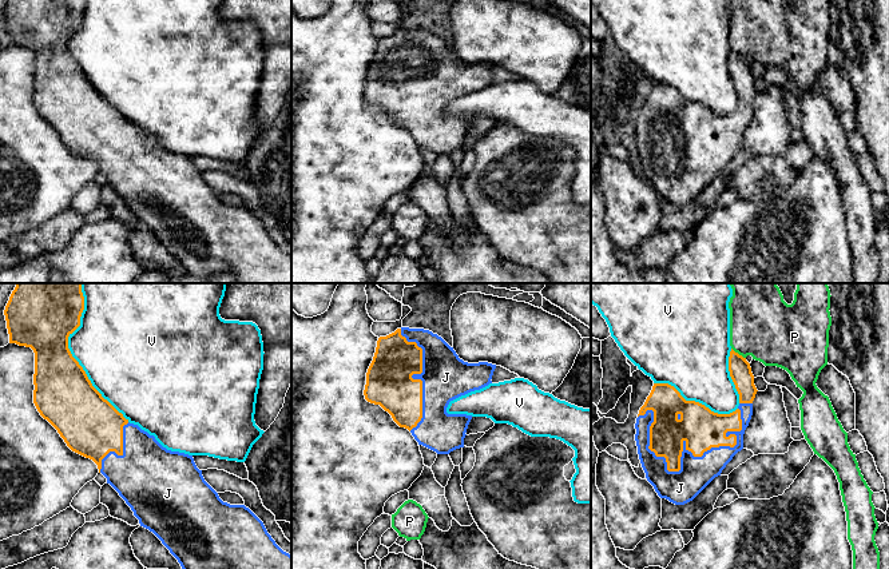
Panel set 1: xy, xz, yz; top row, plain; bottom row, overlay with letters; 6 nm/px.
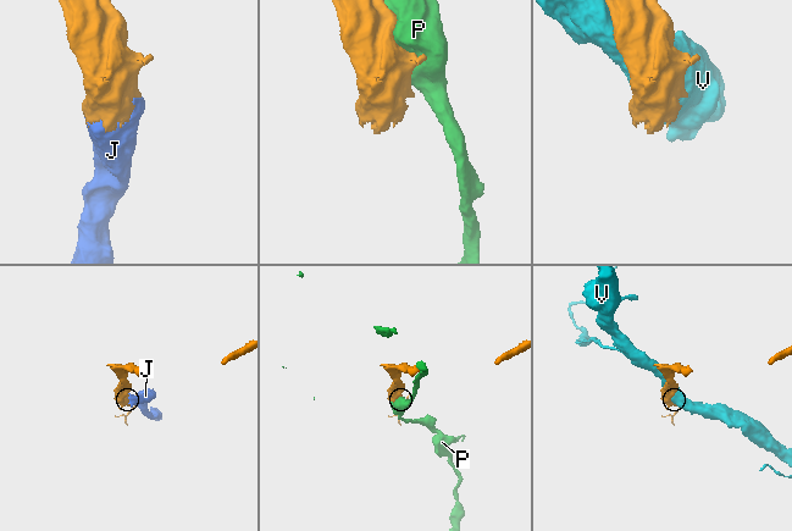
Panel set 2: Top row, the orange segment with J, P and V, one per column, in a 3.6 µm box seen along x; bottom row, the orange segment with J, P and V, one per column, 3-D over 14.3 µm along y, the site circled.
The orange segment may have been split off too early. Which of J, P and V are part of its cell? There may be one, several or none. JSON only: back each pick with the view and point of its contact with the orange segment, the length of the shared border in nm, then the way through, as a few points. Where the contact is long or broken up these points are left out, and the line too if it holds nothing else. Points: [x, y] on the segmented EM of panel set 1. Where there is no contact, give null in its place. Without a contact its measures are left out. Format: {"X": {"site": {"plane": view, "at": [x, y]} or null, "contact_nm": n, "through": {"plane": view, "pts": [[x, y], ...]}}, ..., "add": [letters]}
{"J": {"site": {"plane": "yz", "at": [679, 461]}, "contact_nm": 650}, "add": ["J"]}

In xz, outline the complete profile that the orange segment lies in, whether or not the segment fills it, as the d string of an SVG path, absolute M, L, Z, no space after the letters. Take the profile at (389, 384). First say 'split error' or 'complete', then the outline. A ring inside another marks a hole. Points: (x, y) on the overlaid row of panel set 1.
split error; M401 327L378 338L364 395L368 402L388 411L400 427L408 429L418 445L437 454L449 454L464 447L472 419L467 414L448 414L449 402L492 383L495 369L496 365L488 362L464 362L453 347L429 330Z

